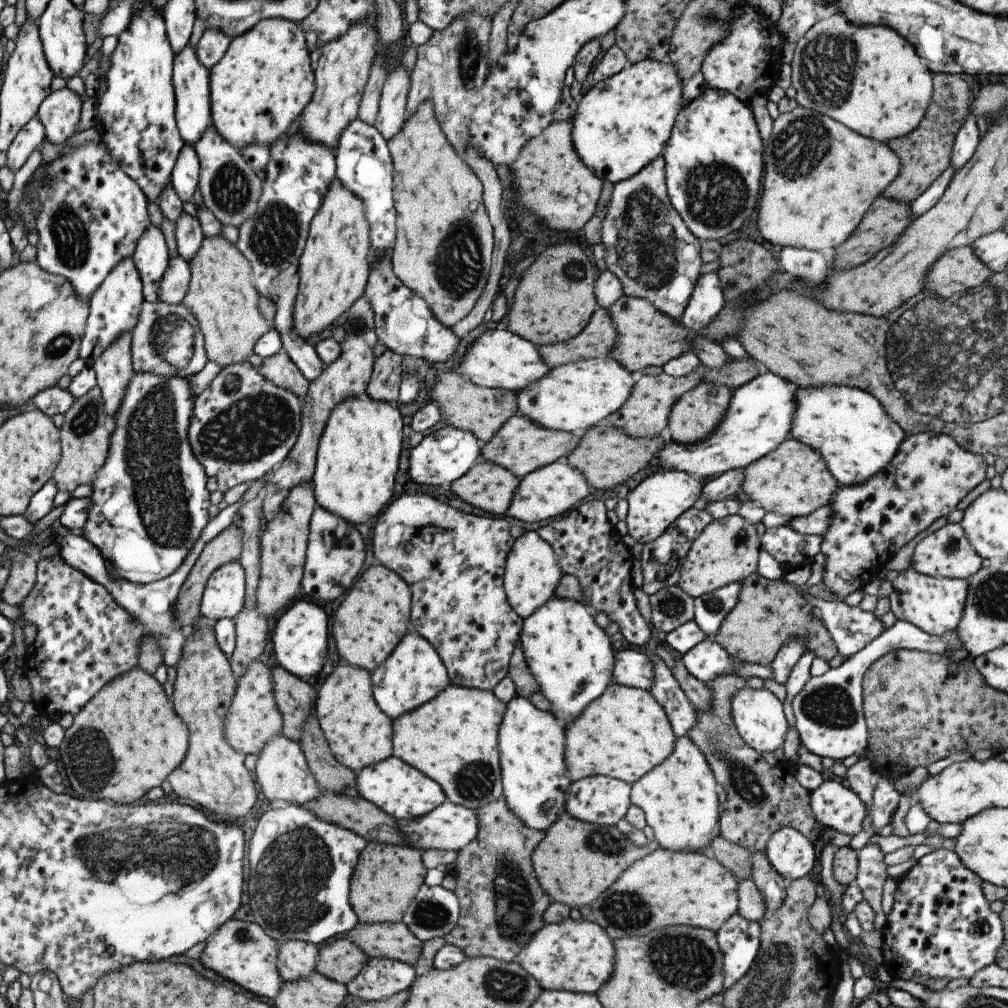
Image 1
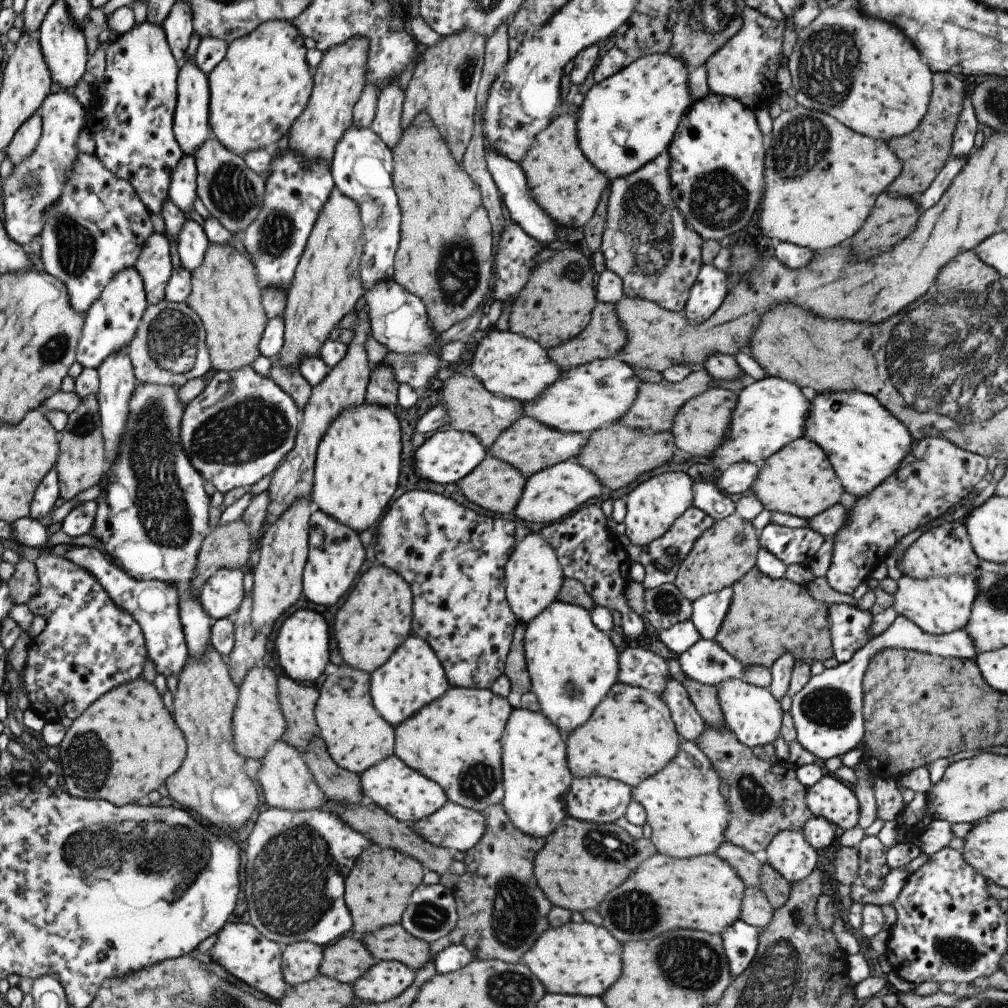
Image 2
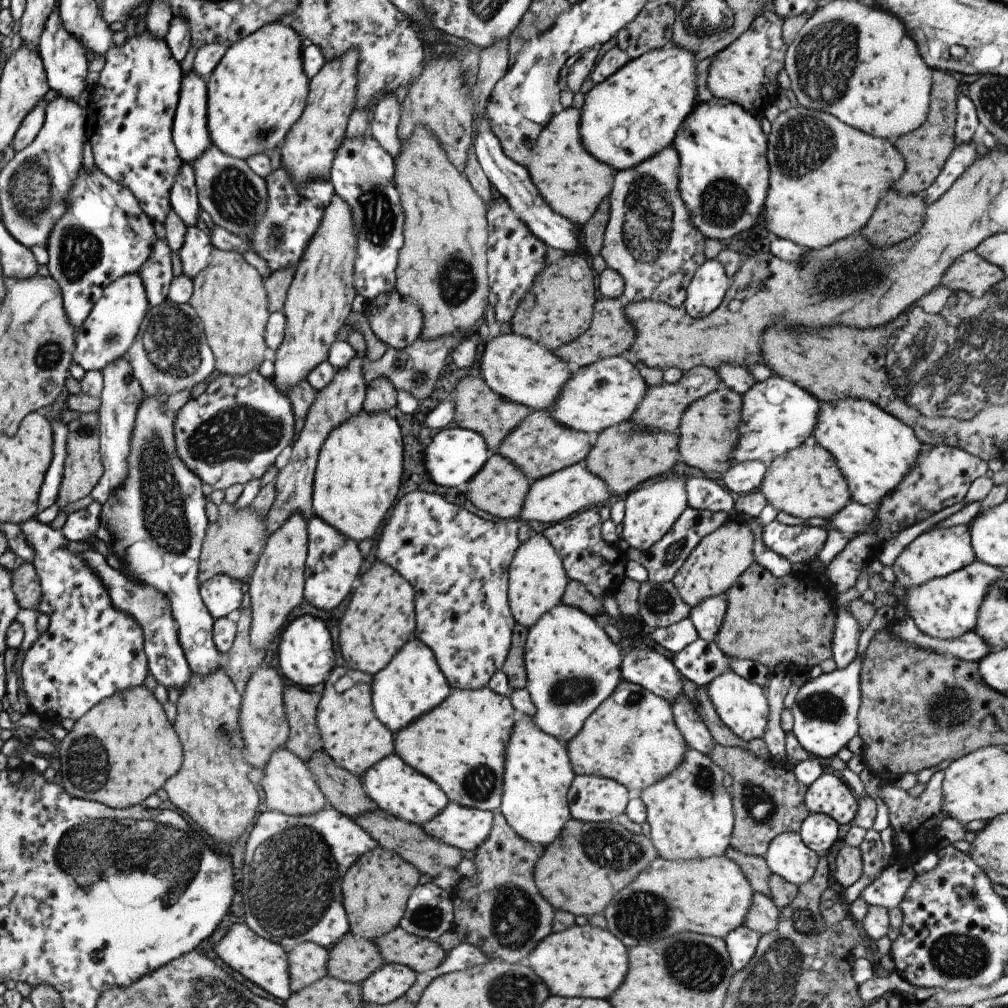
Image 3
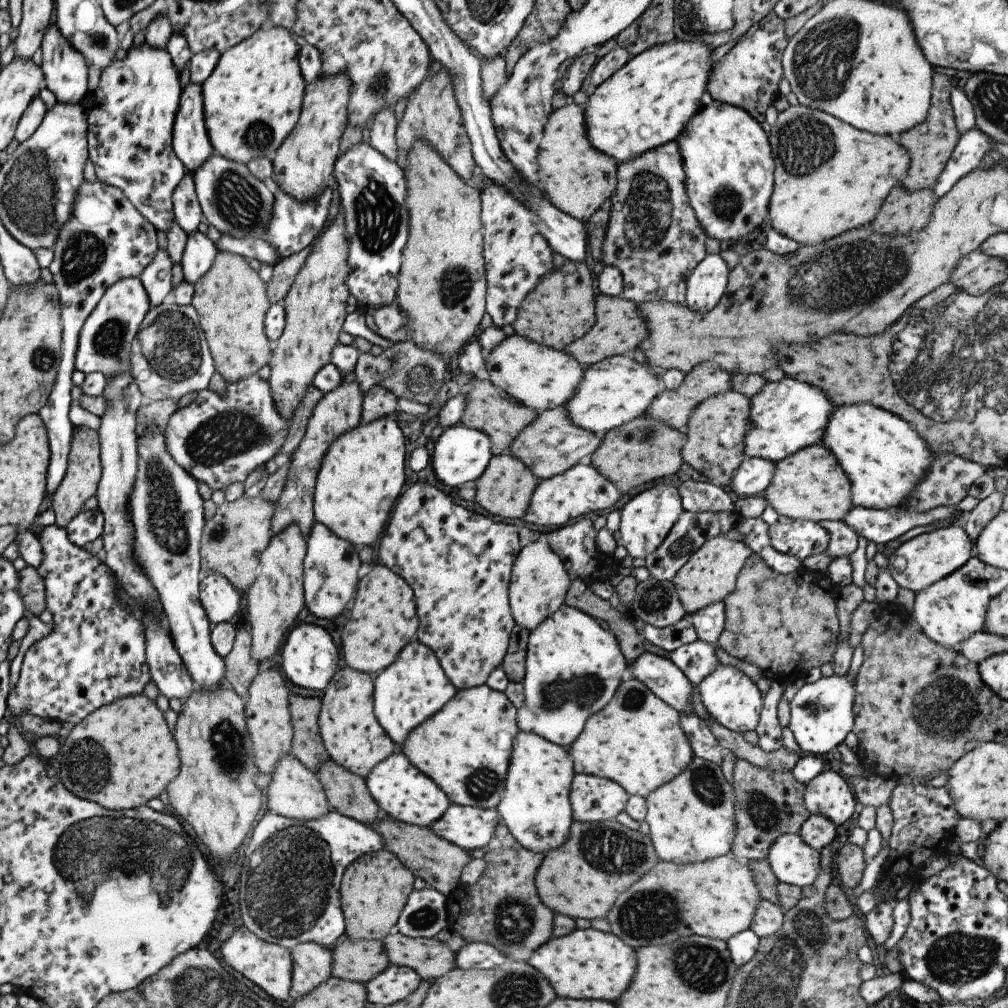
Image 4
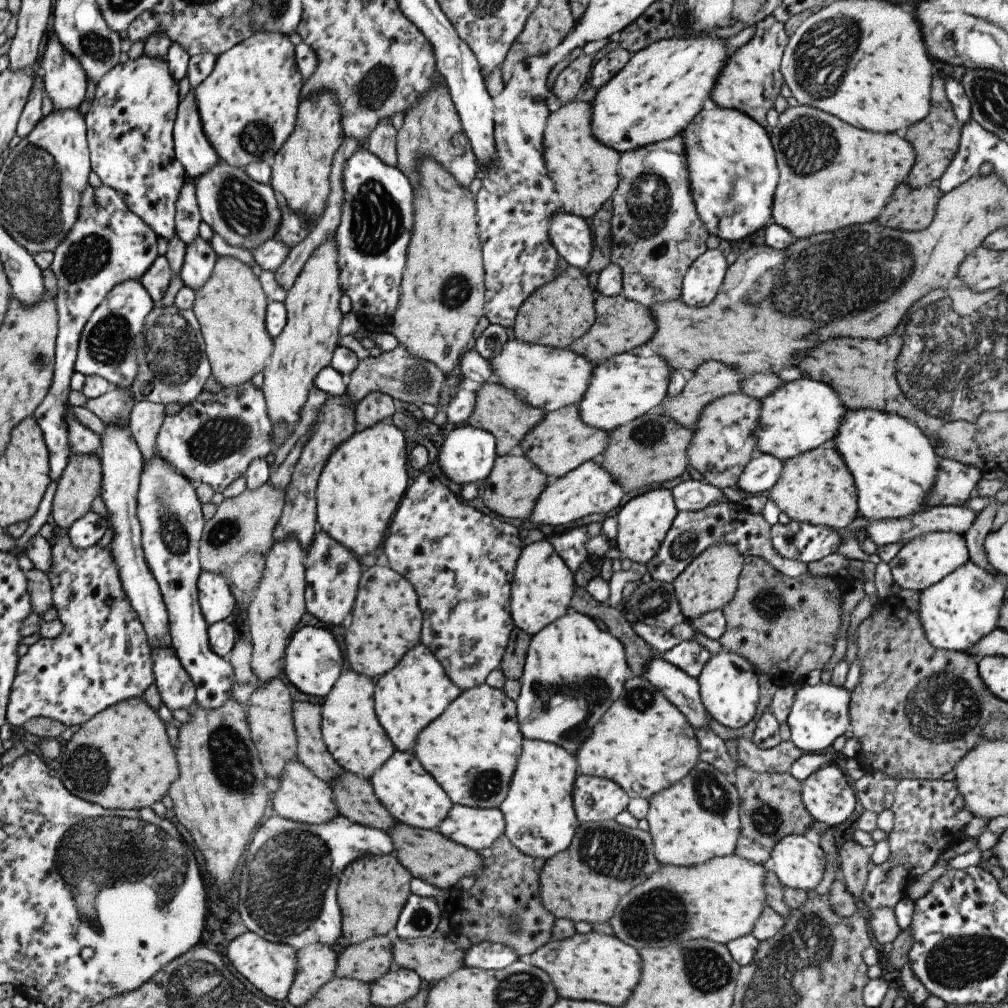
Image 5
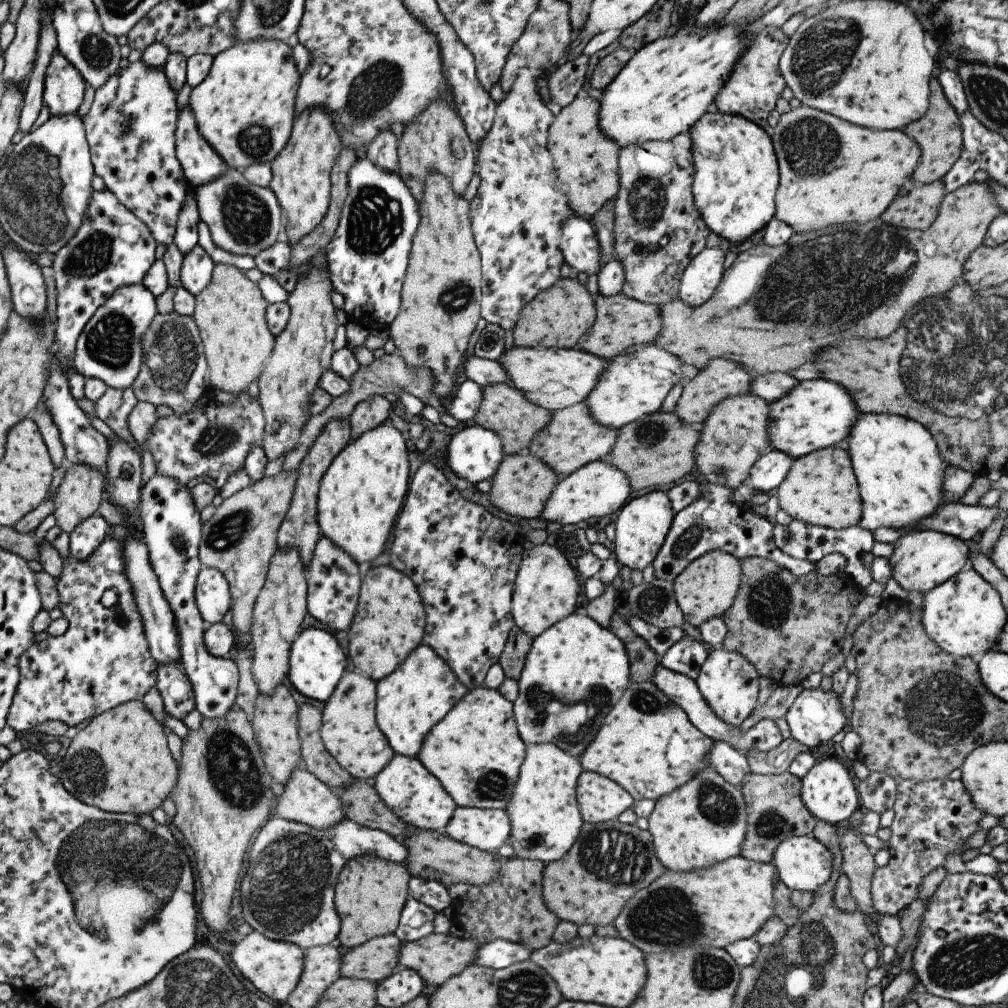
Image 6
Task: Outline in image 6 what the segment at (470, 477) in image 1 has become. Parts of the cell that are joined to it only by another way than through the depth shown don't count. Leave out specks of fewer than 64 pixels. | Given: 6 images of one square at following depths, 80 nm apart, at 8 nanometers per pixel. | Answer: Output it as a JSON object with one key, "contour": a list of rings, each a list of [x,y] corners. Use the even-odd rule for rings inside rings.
{"contour":[[[519,454],[503,455],[499,461],[493,476],[489,479],[491,482],[488,491],[489,502],[505,512],[507,516],[519,516],[519,518],[538,518],[540,516],[543,503],[550,495],[559,476],[555,474],[546,464],[537,460],[534,455]]]}

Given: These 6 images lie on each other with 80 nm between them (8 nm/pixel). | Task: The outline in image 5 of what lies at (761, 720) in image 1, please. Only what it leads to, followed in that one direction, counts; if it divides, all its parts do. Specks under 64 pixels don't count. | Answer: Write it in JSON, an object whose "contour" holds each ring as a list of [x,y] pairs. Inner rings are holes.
{"contour":[[[721,648],[715,656],[710,656],[696,680],[701,703],[711,718],[731,730],[752,720],[758,702],[757,675],[754,667],[737,653]]]}

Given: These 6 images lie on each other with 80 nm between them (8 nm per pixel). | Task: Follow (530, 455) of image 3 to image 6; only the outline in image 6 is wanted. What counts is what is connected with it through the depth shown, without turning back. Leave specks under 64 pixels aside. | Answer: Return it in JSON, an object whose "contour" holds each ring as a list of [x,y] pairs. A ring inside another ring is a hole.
{"contour":[[[584,402],[553,411],[547,424],[528,442],[528,452],[546,464],[559,477],[571,474],[584,464],[604,460],[614,445],[616,430],[597,424],[588,415]]]}

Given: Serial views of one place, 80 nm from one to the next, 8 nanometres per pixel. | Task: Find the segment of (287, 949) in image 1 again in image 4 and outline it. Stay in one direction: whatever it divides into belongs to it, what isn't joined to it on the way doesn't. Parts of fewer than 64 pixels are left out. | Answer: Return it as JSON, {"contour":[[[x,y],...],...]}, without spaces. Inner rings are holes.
{"contour":[[[316,943],[299,944],[290,950],[293,968],[289,997],[293,1000],[307,995],[331,977],[331,951]]]}

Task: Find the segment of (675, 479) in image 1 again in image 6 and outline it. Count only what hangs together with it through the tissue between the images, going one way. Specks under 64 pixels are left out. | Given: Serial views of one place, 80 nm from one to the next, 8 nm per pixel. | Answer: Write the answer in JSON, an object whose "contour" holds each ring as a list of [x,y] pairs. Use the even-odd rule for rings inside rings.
{"contour":[[[652,490],[628,499],[619,509],[614,523],[614,540],[609,544],[616,562],[623,565],[624,572],[637,568],[643,570],[652,564],[659,547],[663,544],[665,535],[669,530],[674,512],[668,501],[666,493]]]}

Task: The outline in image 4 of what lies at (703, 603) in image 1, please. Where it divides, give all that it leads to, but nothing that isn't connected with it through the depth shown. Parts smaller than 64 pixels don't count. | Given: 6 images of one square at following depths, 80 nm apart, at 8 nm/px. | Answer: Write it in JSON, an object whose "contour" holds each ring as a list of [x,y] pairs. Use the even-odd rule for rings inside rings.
{"contour":[[[715,602],[688,616],[697,639],[716,644],[724,628],[724,604]]]}

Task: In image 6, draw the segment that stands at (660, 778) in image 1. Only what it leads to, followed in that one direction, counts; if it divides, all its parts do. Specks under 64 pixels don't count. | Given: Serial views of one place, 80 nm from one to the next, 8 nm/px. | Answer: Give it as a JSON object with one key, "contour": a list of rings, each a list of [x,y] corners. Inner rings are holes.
{"contour":[[[710,764],[699,769],[686,783],[654,801],[653,810],[646,819],[655,856],[665,869],[672,871],[707,868],[710,864],[739,855],[746,831],[745,805],[739,788],[719,776]]]}

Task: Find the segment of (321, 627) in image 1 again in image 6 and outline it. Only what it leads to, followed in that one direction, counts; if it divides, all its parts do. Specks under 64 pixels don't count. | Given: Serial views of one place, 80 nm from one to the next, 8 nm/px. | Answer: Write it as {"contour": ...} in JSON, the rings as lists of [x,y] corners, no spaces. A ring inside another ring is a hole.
{"contour":[[[305,628],[296,634],[289,647],[287,680],[293,688],[307,698],[325,702],[333,692],[337,681],[345,671],[345,654],[337,640],[325,630]]]}

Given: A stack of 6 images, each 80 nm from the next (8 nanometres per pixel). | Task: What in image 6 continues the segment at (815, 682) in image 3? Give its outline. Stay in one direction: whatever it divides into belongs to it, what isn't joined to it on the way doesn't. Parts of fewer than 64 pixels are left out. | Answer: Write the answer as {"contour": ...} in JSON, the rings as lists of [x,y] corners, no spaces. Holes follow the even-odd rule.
{"contour":[[[820,687],[803,689],[791,703],[784,719],[790,730],[790,738],[811,749],[811,751],[821,744],[827,744],[846,723],[841,697],[834,694],[831,689],[825,691]]]}

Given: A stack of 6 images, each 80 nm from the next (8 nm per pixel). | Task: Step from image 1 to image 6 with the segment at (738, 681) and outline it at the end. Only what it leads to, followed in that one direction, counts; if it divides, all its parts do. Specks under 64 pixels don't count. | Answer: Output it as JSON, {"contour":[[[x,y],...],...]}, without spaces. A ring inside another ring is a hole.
{"contour":[[[788,771],[778,775],[745,773],[739,790],[744,800],[746,814],[746,831],[740,846],[740,855],[743,858],[758,863],[769,863],[774,848],[782,840],[788,836],[811,834],[815,818],[802,803],[800,780]]]}

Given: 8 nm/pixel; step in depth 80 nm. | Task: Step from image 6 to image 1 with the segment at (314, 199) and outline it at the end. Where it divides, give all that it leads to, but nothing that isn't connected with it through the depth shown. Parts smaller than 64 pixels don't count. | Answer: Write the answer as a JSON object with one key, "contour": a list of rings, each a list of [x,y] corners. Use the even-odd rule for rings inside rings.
{"contour":[[[353,23],[339,38],[326,42],[315,64],[314,93],[303,108],[299,134],[312,143],[333,150],[341,131],[357,117],[361,92],[368,79],[377,41],[375,28],[369,23]]]}

